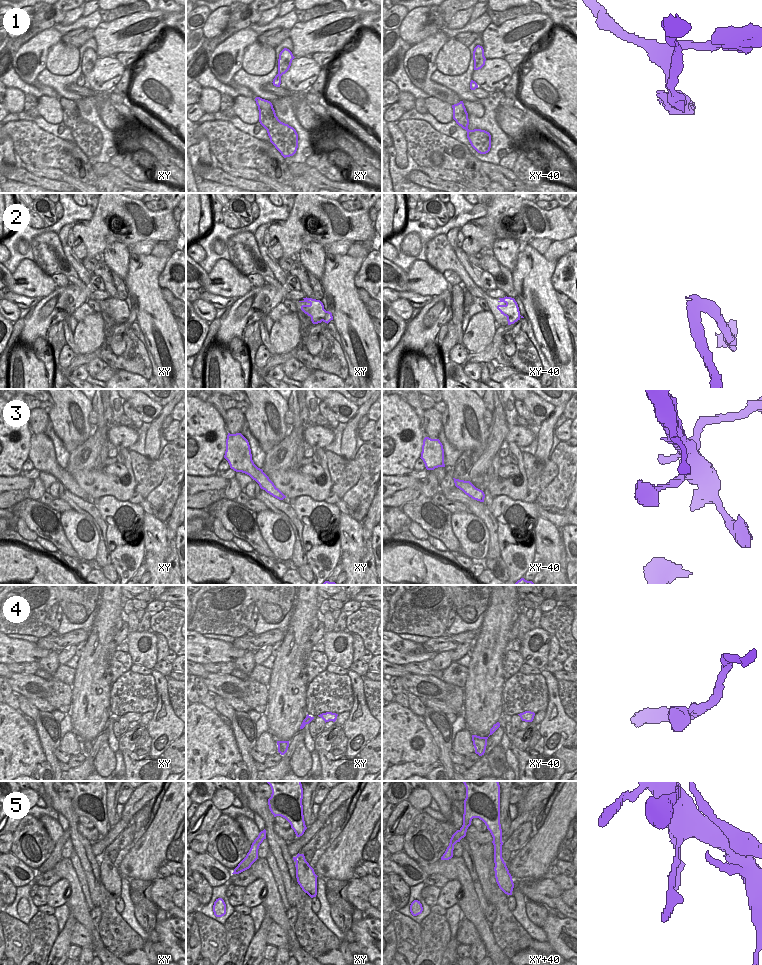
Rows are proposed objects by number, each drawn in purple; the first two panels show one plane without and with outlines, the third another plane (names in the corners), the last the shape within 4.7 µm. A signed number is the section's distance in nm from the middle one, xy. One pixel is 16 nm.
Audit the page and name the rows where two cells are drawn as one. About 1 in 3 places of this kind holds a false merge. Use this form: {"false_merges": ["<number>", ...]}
{"false_merges": ["1", "2"]}

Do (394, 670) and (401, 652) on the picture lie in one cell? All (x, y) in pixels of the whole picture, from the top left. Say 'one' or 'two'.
two

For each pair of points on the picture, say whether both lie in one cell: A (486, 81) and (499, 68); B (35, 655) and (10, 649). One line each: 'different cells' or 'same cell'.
A: same cell
B: same cell

